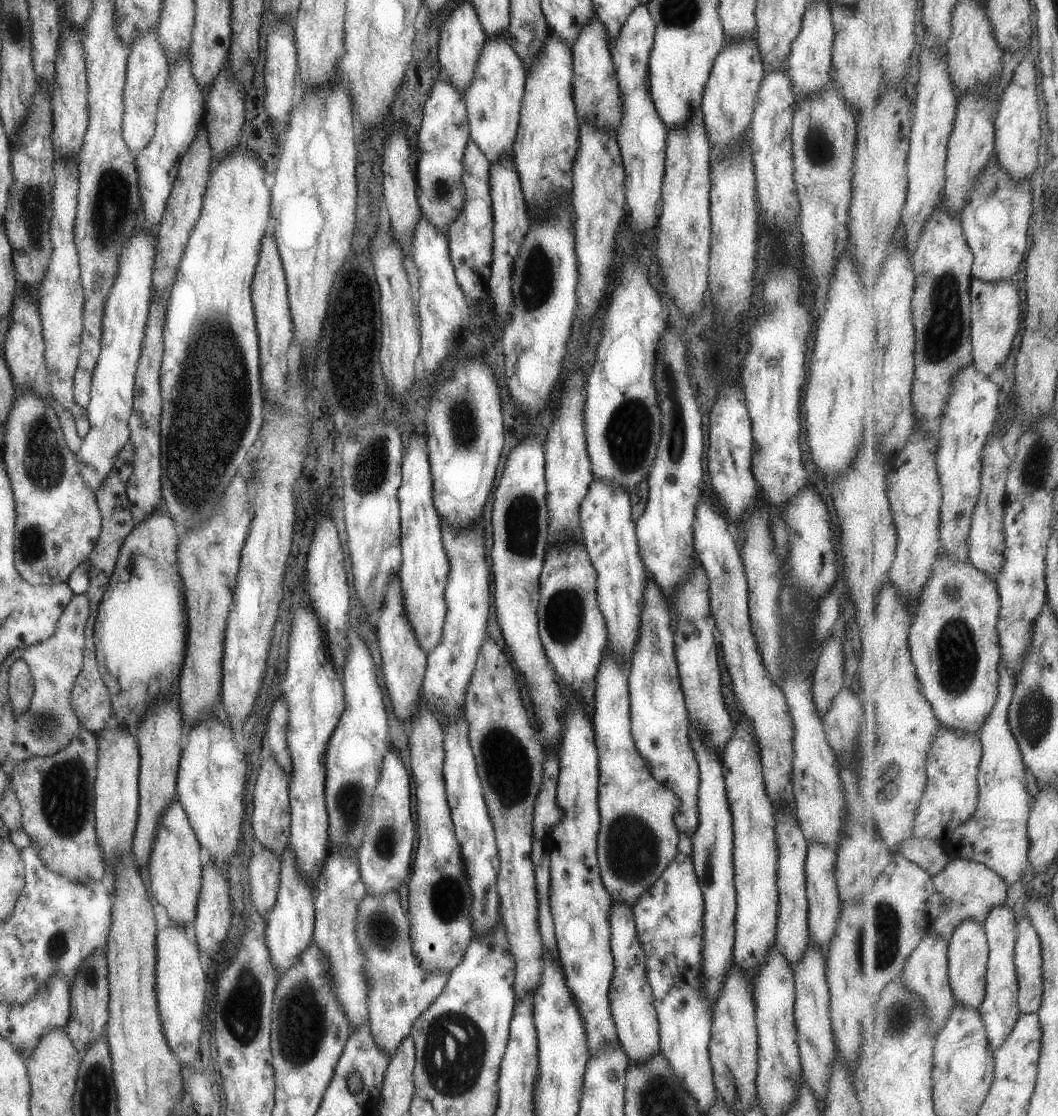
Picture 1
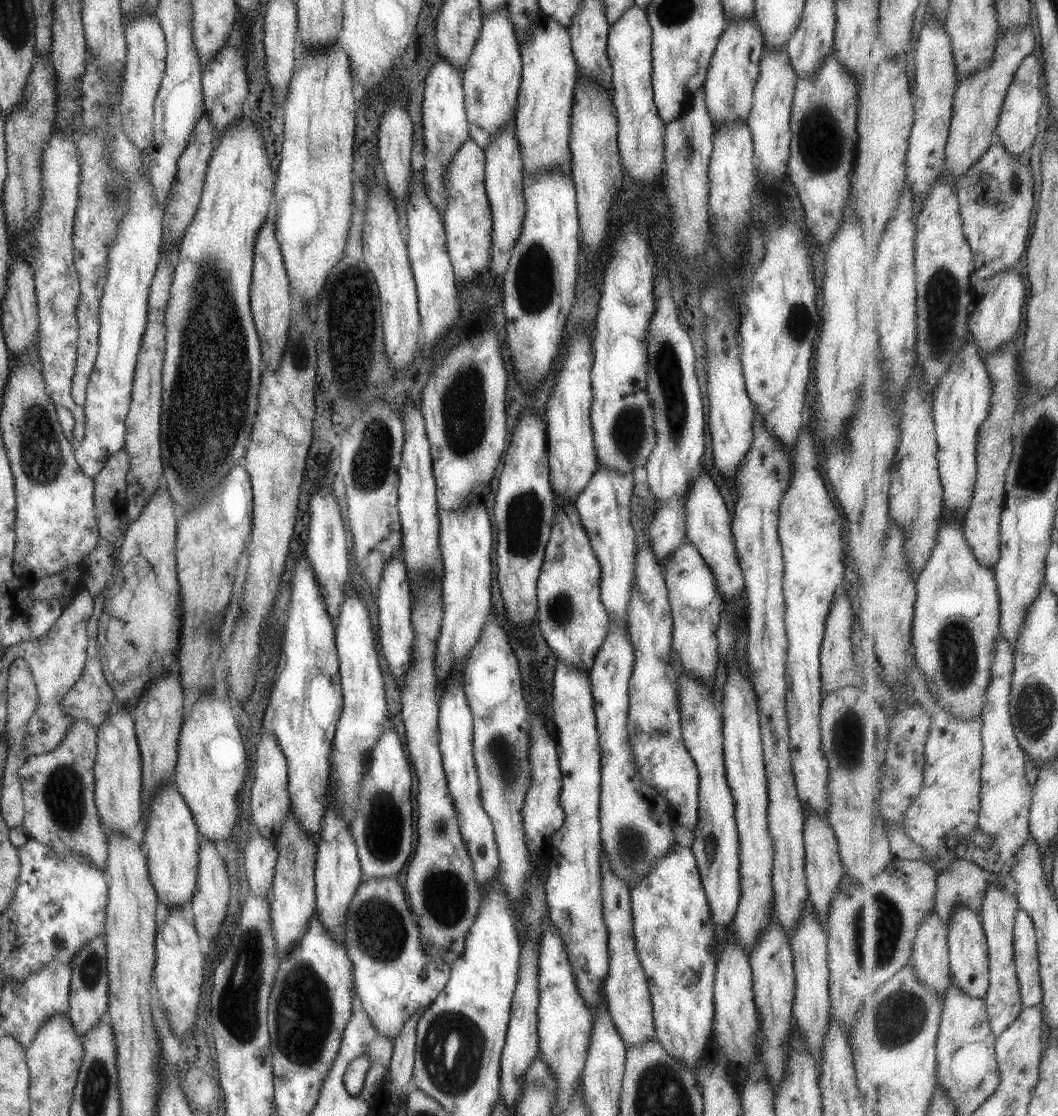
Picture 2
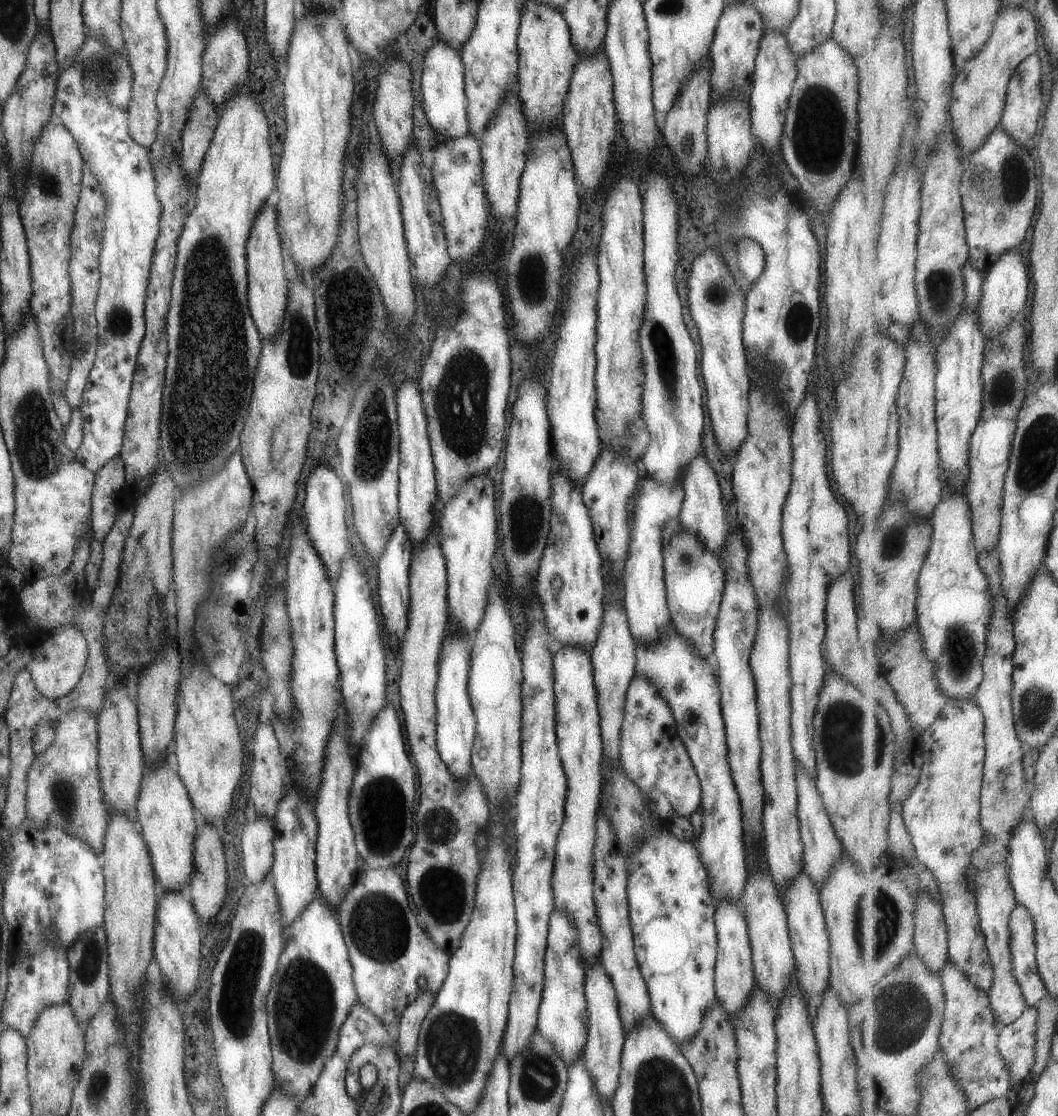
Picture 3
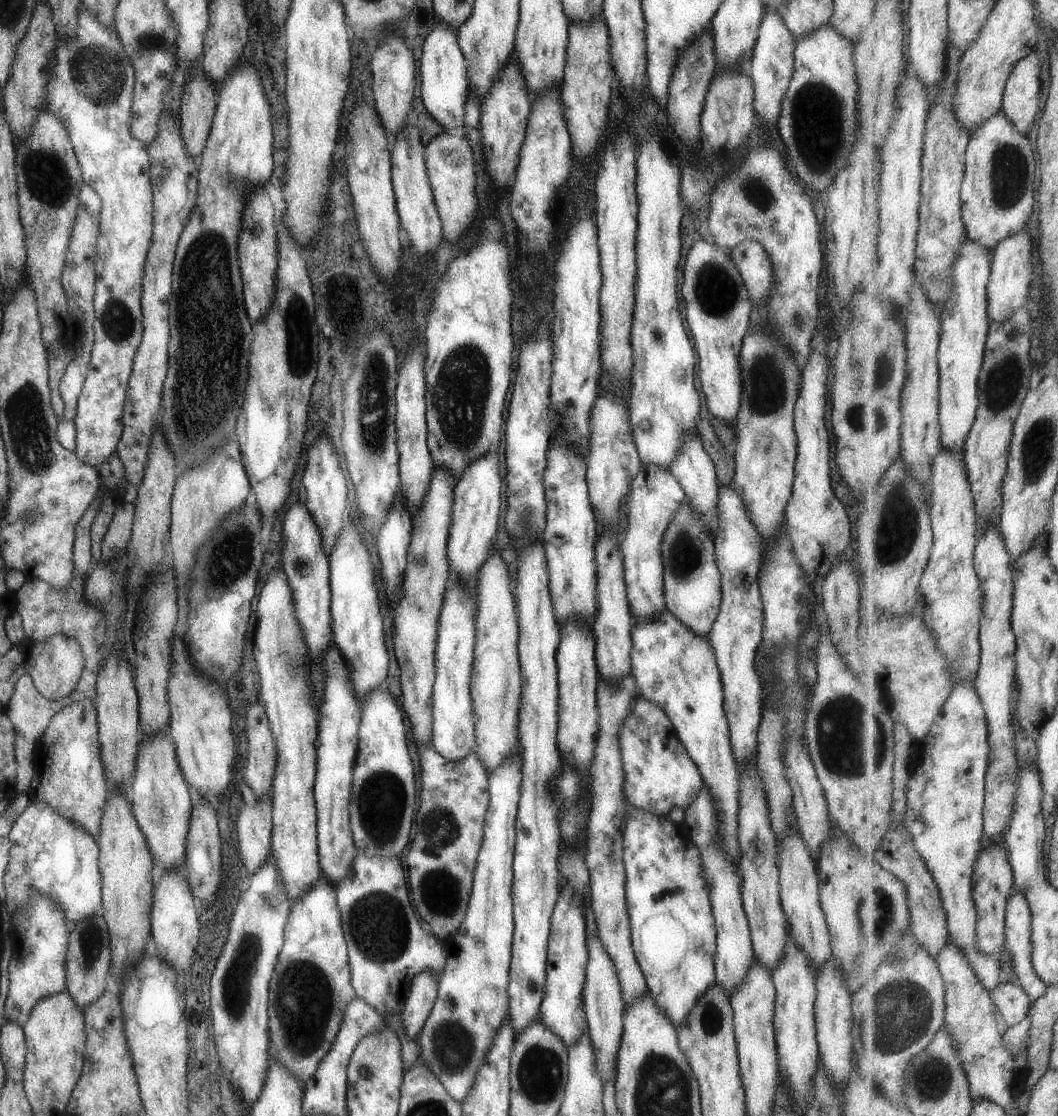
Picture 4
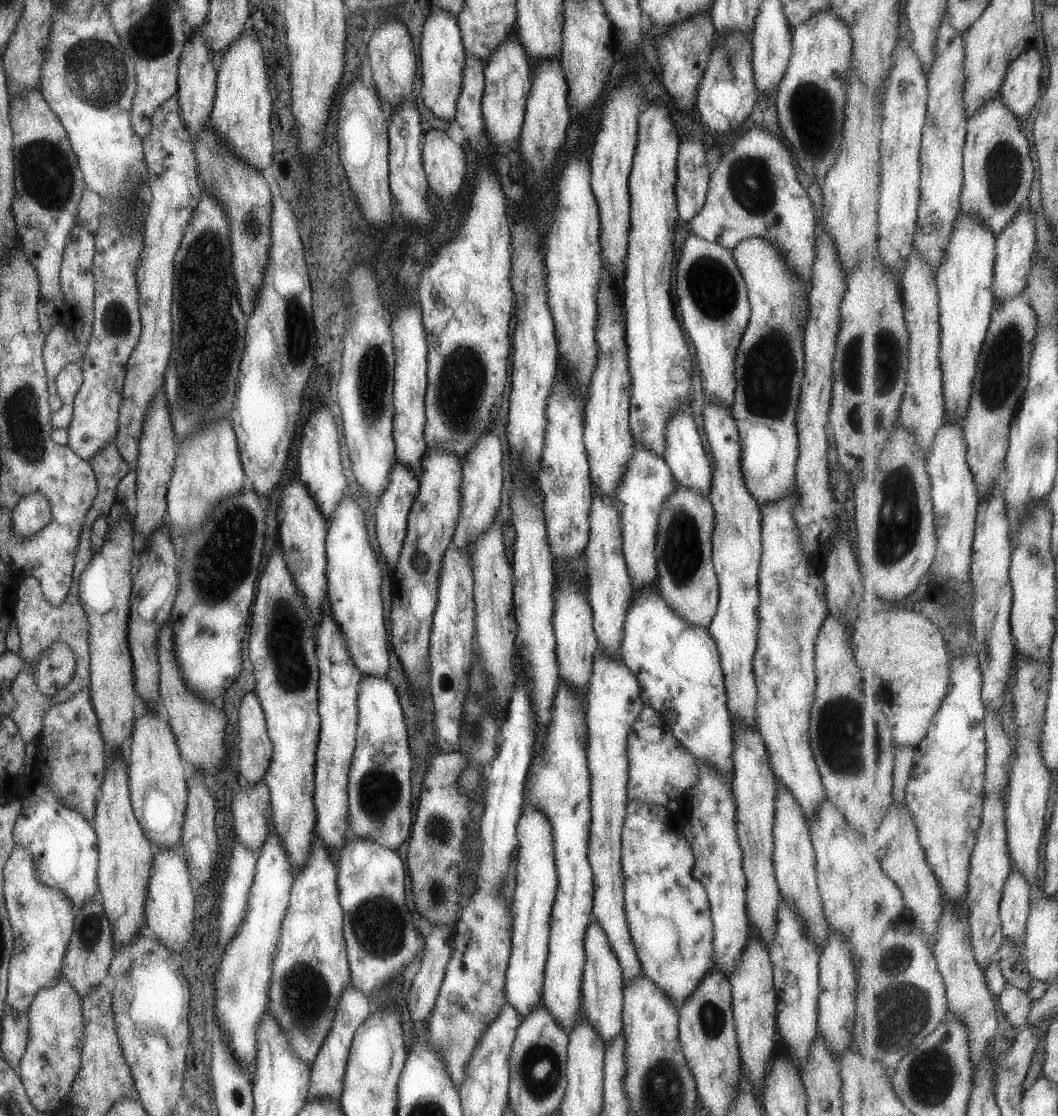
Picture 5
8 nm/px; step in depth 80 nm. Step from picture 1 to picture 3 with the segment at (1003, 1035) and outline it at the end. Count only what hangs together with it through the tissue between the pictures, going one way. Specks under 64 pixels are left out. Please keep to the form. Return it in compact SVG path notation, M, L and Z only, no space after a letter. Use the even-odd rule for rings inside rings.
M996 863L993 867L981 871L974 888L980 914L980 926L986 936L986 947L994 968L994 985L991 987L989 996L997 1026L999 1024L1002 1026L1013 1024L1015 1020L1019 1020L1023 1016L1023 1012L1028 1008L1022 986L1019 986L1017 979L1014 978L1014 963L1010 949L1010 920L1018 901L1014 886L1010 881L1010 874L1007 874L1007 870L1005 870L1005 865L1007 864Z

